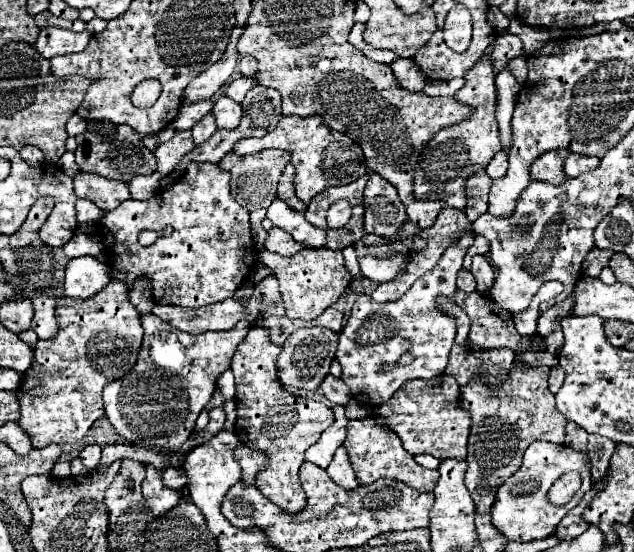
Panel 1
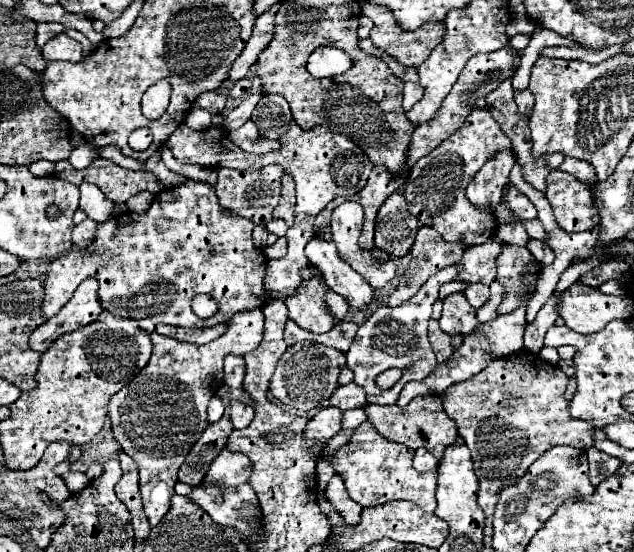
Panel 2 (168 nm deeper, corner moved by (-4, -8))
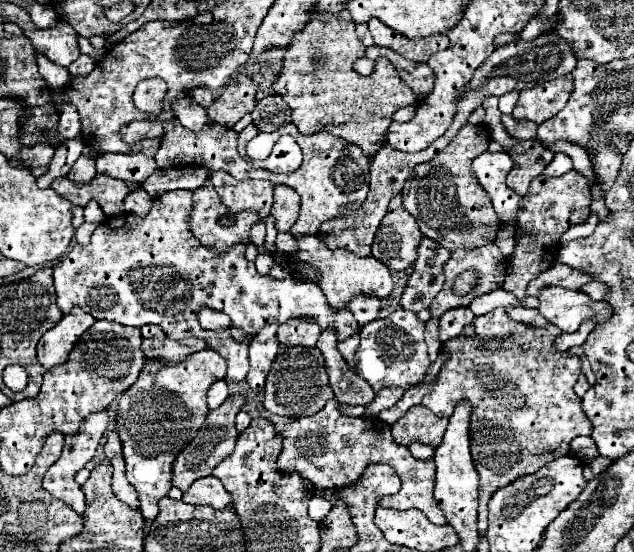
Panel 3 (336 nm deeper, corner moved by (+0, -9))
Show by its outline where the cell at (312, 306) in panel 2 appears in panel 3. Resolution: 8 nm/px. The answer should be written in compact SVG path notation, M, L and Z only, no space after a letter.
M290 319L278 327L278 341L282 345L304 345L314 347L320 337L320 327L312 323L312 319Z

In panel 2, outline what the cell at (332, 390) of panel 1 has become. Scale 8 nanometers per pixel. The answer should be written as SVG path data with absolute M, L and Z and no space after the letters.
M346 384L346 386L338 386L332 394L332 398L328 400L328 404L340 408L342 412L352 410L352 408L362 408L366 406L366 394L358 384Z

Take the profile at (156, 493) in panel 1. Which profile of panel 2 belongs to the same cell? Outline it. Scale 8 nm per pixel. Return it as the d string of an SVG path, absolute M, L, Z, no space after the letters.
M262 310L236 314L236 318L228 324L226 334L204 346L176 342L174 338L152 332L150 338L154 352L148 366L140 370L140 374L124 386L124 390L112 396L108 410L112 432L122 450L138 464L140 496L150 526L156 526L168 512L170 498L174 496L174 484L178 482L178 468L208 426L206 408L212 394L222 388L224 356L244 356L258 348L264 332L262 316Z

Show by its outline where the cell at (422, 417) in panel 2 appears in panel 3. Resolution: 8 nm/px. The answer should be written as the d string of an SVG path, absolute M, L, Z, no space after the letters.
M414 405L406 411L404 417L400 417L396 423L392 423L390 429L392 429L394 441L400 445L408 447L414 441L420 441L420 443L432 445L436 449L446 431L446 425L448 425L448 419L436 417L424 405Z

